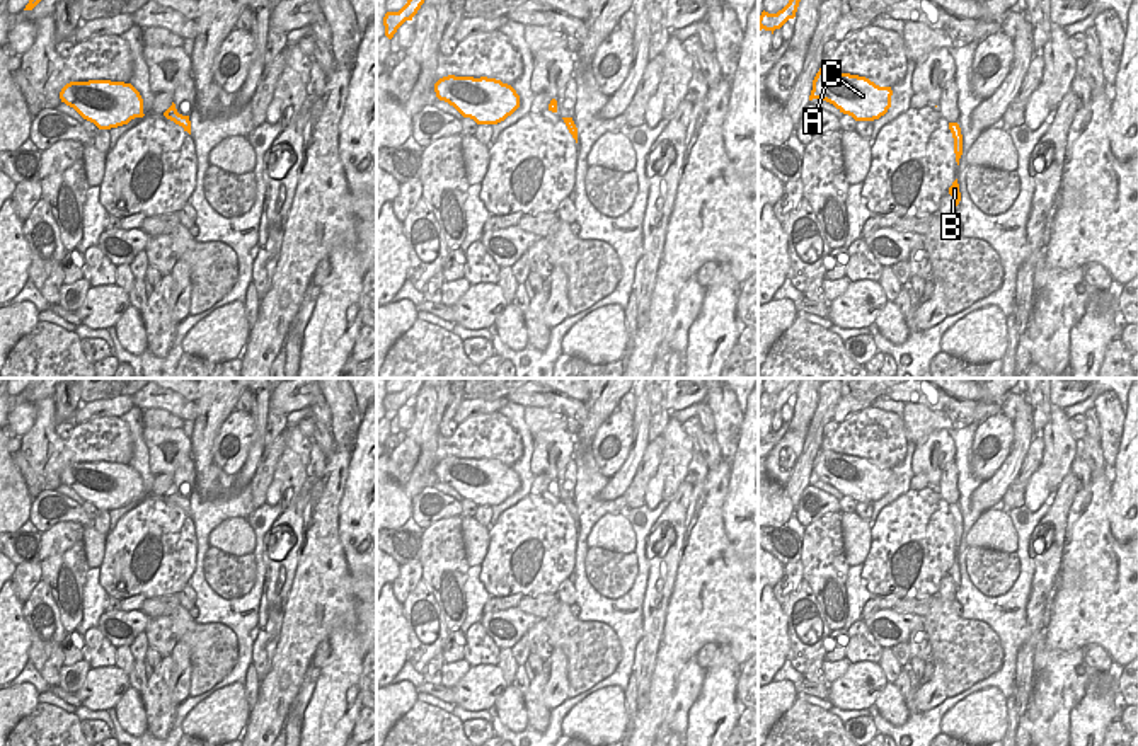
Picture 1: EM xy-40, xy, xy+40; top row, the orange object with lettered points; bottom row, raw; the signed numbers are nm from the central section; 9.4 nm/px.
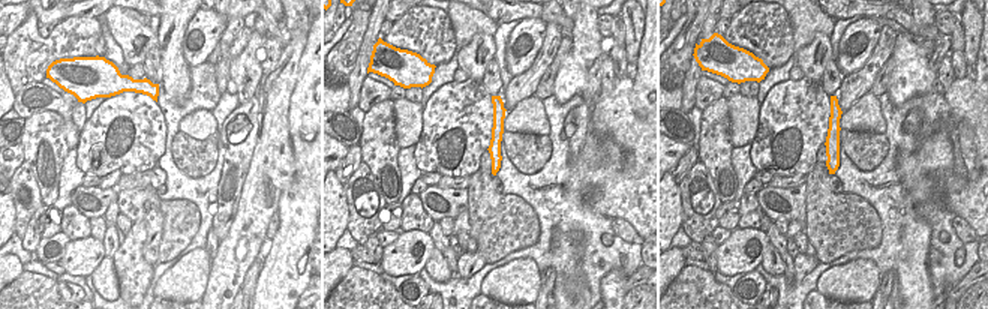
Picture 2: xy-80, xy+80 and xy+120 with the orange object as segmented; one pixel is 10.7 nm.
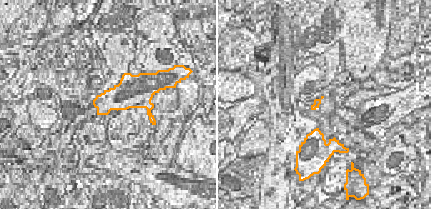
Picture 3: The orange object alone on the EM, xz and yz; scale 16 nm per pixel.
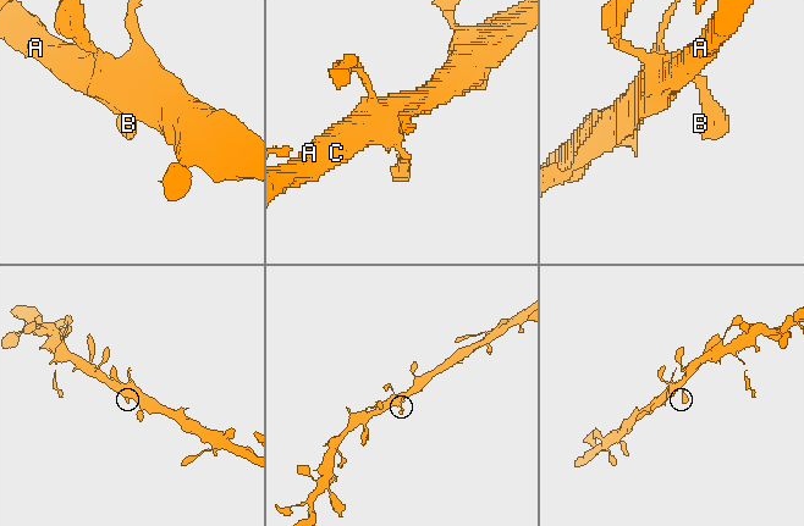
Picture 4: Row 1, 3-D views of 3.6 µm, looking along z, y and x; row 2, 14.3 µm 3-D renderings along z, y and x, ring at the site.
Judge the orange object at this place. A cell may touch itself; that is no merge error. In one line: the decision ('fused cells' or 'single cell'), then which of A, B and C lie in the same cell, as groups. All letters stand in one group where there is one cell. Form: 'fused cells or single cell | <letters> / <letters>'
single cell | A B C

